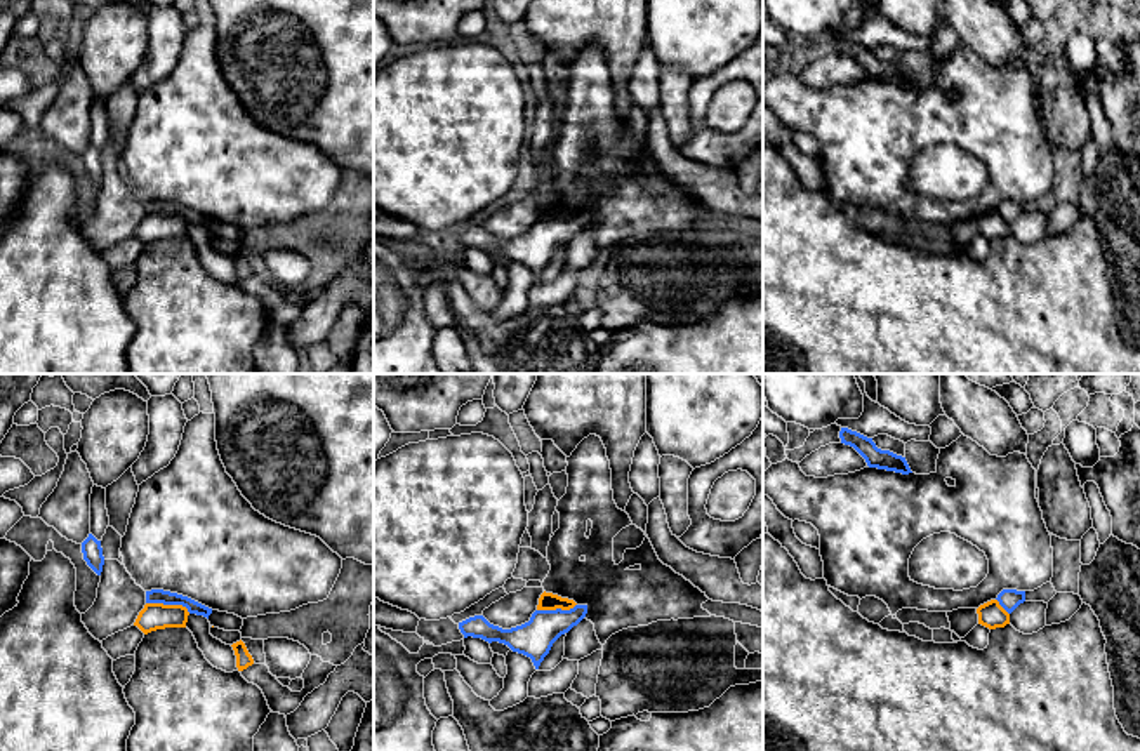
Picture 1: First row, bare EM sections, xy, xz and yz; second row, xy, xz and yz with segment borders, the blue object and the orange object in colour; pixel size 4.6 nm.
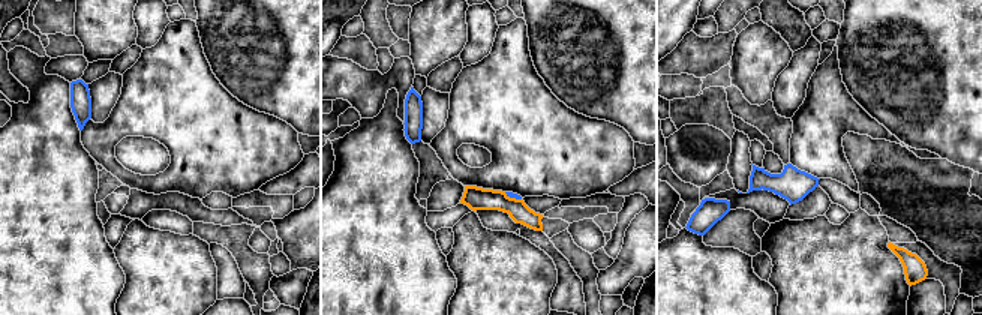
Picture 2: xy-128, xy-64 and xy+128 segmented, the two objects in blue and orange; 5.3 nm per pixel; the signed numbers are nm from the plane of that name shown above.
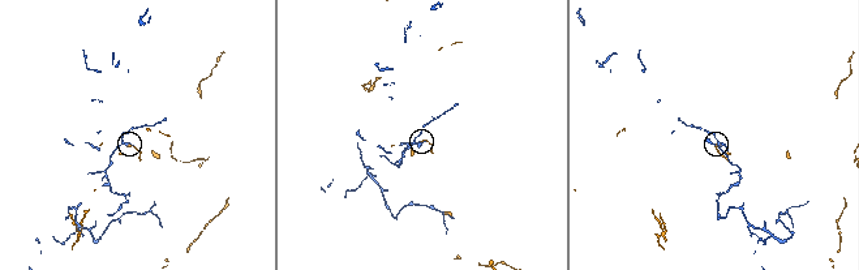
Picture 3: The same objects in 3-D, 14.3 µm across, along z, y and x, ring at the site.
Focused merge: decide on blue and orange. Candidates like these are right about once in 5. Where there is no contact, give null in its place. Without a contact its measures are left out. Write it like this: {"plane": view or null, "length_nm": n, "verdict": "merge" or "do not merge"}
{"plane": "xy", "length_nm": 220, "verdict": "do not merge"}

